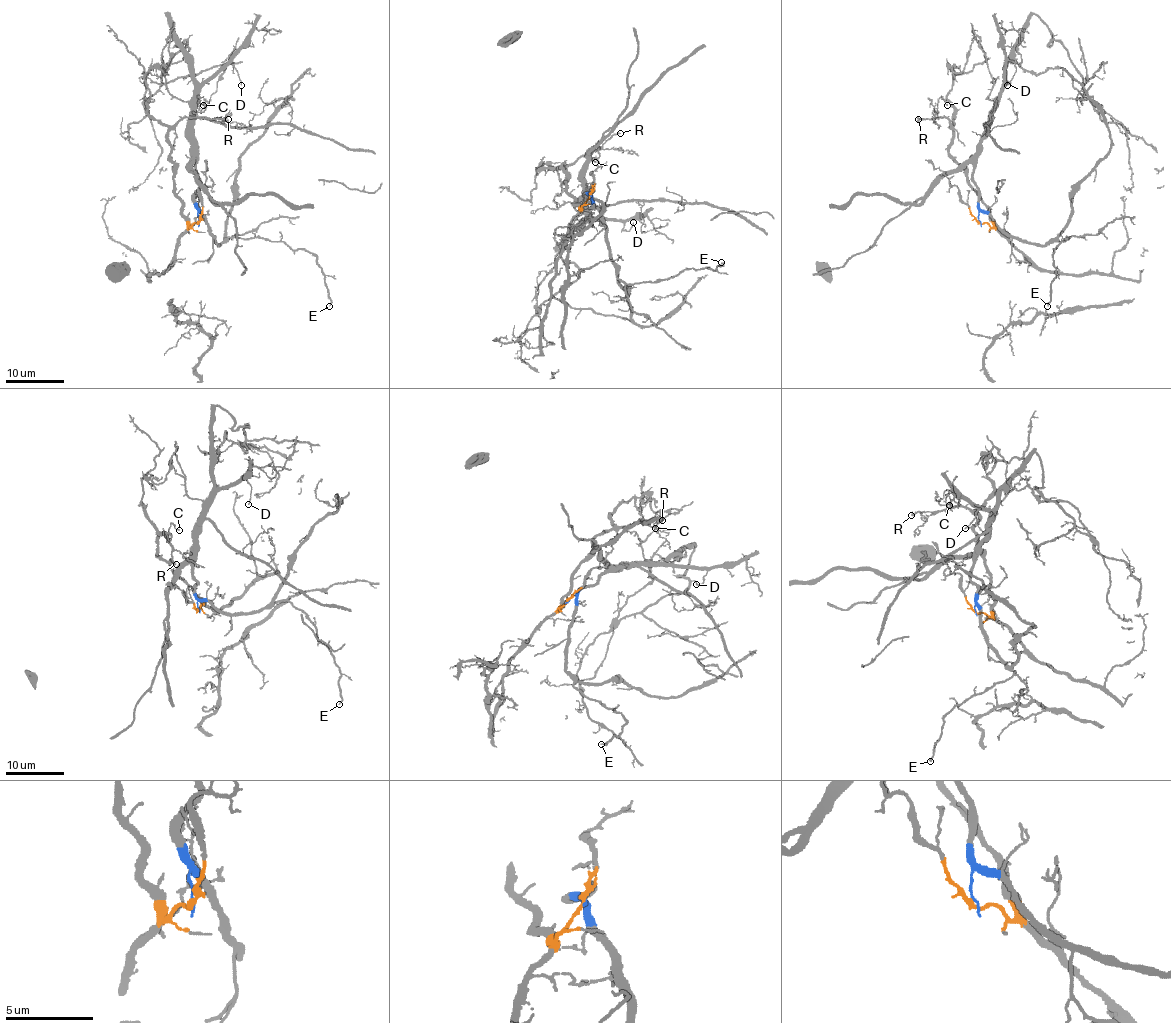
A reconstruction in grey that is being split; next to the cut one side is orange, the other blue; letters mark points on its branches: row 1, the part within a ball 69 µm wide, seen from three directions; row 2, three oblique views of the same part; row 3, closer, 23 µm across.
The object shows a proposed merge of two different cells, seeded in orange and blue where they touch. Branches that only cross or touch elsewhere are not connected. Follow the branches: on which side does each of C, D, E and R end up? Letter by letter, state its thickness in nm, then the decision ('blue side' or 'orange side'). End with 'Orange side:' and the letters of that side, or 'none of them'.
C: 100 nm thick; orange side
D: 110 nm thick; blue side
E: 170 nm thick; blue side
R: 160 nm thick; orange side
Orange side: C, R

